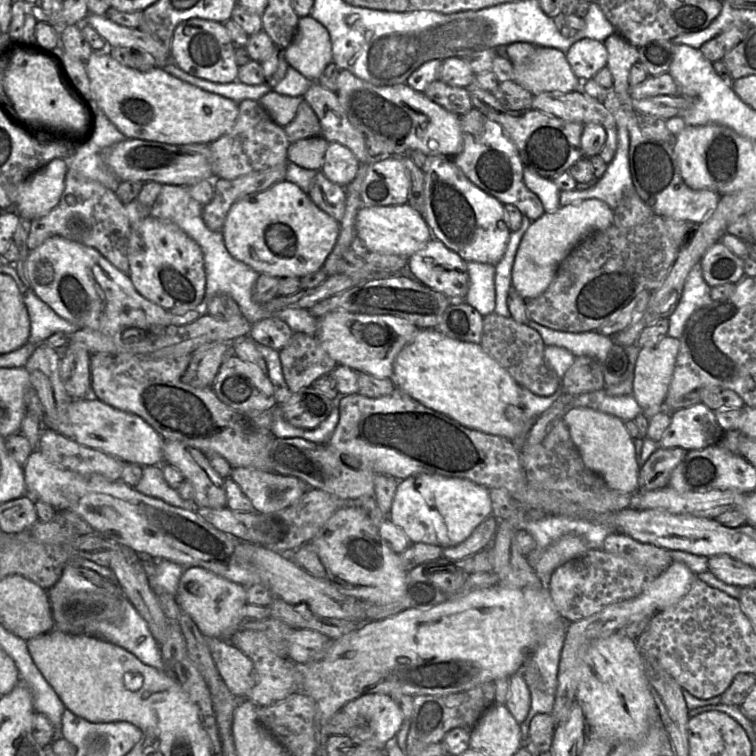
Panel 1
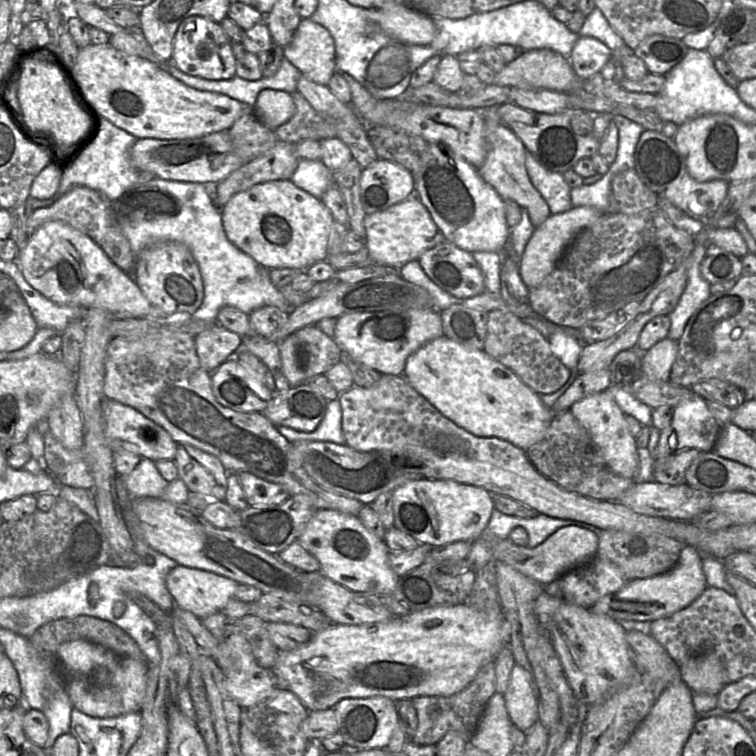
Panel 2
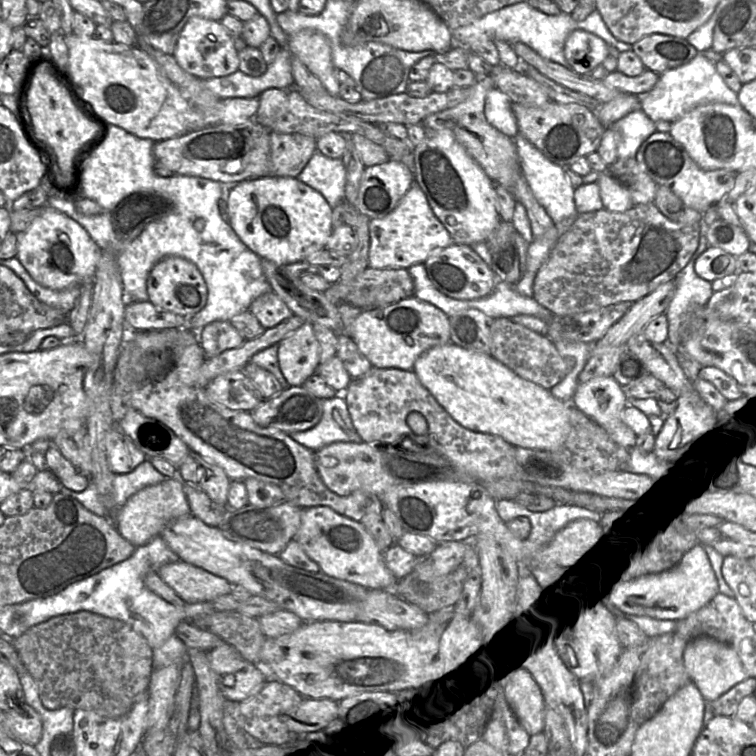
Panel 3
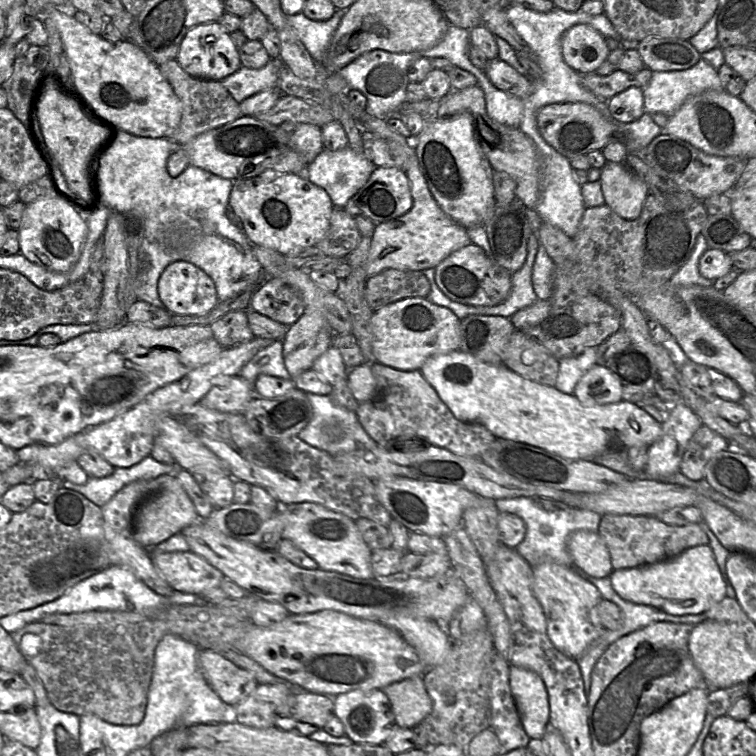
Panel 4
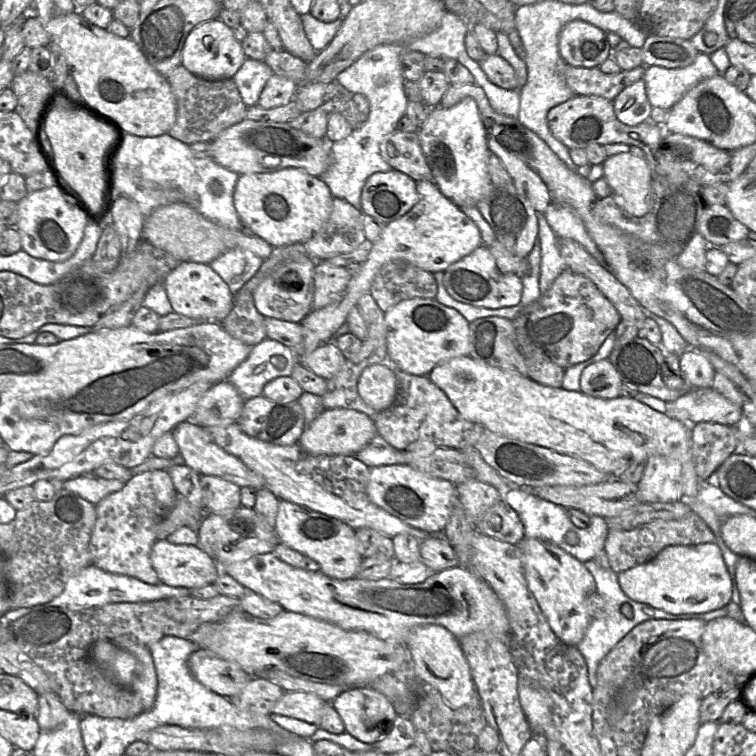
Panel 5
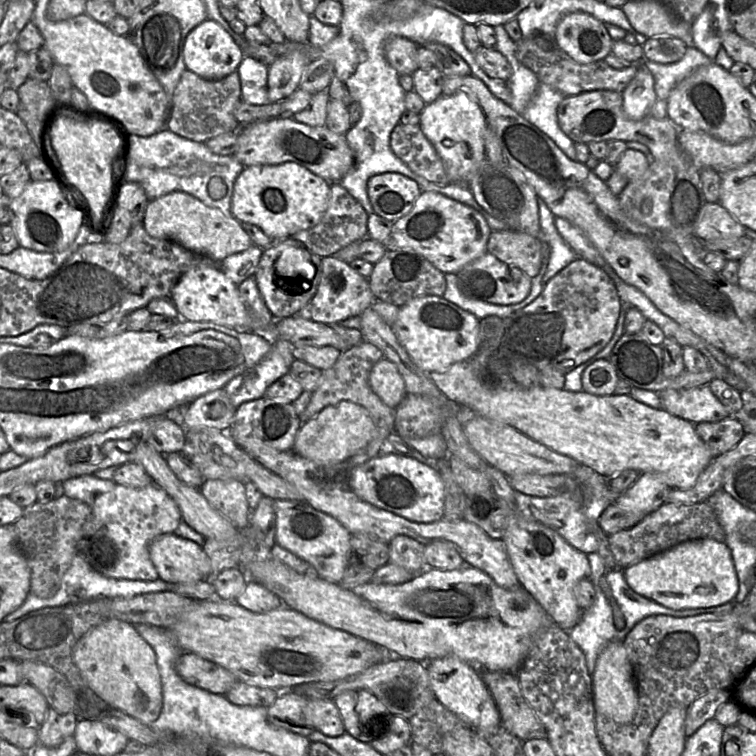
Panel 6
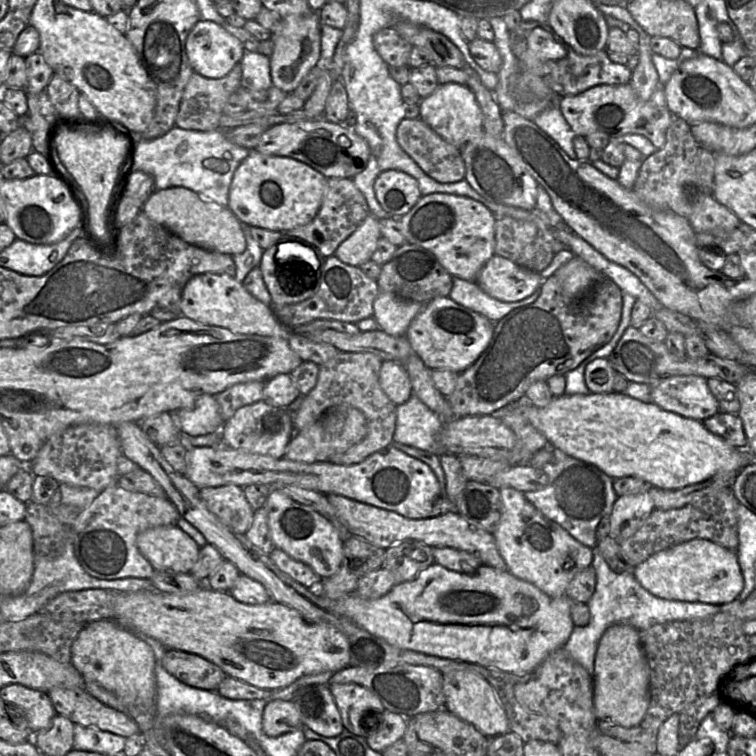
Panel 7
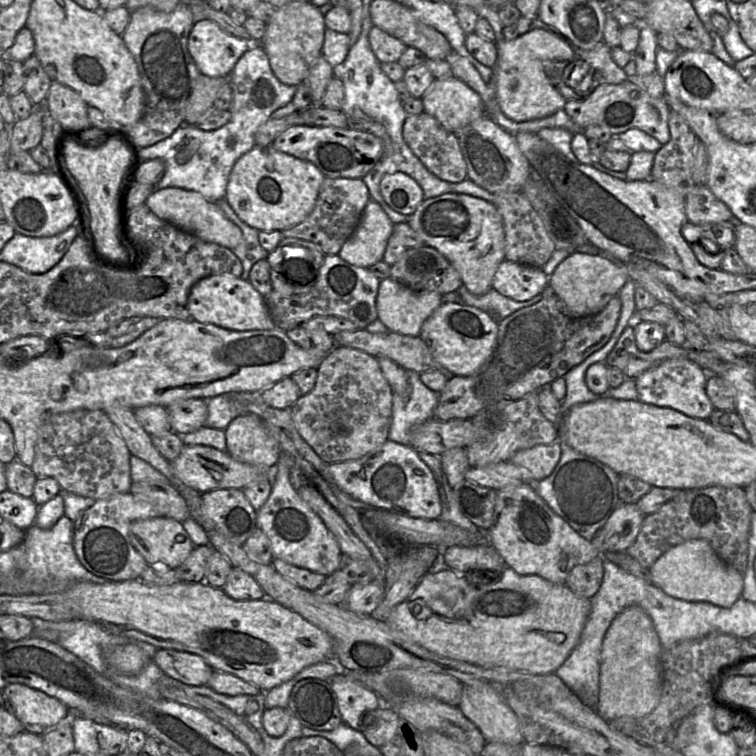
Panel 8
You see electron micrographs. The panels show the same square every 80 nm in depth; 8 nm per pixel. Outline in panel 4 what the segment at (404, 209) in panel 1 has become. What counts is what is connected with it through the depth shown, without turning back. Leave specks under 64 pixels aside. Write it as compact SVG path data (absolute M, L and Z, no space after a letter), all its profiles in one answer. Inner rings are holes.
M408 146L404 148L410 156L401 170L410 181L413 206L398 218L377 223L365 263L367 279L385 269L410 271L434 269L451 253L471 243L468 229L447 215L431 194L414 149Z

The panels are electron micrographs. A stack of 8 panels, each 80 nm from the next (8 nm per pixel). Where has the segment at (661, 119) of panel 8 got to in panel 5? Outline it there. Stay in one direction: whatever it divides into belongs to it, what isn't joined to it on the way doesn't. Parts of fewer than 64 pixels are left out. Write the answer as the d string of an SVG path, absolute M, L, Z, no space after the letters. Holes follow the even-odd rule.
M577 95L551 108L547 113L547 123L555 138L570 150L586 149L593 144L606 146L608 144L623 143L637 146L645 152L644 159L650 166L653 175L656 174L656 152L660 142L670 133L664 124L656 124L646 120L637 126L628 126L619 121L614 112L613 100L600 96Z

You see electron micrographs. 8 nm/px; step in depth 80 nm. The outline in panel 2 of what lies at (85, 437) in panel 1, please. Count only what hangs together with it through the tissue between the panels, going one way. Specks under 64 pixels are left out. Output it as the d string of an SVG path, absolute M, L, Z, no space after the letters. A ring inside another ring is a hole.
M113 400L104 402L105 436L112 450L125 449L153 462L174 461L178 444L170 433L138 410Z

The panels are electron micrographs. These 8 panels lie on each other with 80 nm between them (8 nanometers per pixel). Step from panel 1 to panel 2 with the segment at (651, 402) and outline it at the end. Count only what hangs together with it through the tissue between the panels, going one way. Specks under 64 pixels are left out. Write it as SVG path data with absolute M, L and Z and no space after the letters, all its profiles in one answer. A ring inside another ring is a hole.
M668 337L643 352L641 375L652 381L668 381L678 351L678 341Z

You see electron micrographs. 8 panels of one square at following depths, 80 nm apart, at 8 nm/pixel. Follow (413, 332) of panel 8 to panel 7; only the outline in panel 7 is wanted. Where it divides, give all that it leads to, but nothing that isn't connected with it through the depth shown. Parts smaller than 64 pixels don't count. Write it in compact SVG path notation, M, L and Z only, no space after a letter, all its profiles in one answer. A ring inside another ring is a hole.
M380 291L373 304L372 317L377 321L380 330L392 336L405 336L409 325L424 304Z

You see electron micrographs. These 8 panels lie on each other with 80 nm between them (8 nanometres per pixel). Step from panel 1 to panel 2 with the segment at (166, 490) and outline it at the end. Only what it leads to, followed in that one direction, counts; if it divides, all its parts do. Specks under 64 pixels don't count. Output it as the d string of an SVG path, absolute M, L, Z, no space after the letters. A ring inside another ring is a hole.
M145 458L121 480L132 499L137 497L160 498L168 485L156 468L155 462Z

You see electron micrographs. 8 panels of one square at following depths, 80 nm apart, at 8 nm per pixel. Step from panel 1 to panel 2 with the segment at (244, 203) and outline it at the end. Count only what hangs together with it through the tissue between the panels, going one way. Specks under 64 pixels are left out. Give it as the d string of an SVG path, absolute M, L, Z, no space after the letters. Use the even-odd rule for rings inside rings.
M291 179L260 183L236 193L221 209L222 222L227 238L240 250L268 269L307 269L313 264L326 261L329 240L335 220L321 199L297 187Z

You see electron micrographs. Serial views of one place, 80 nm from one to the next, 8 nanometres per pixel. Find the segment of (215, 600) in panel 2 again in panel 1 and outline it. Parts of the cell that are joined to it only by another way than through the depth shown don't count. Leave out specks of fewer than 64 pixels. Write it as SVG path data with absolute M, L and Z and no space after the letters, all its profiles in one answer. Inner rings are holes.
M187 567L179 580L176 602L194 620L205 637L231 641L241 628L241 610L247 603L246 587L201 567Z

